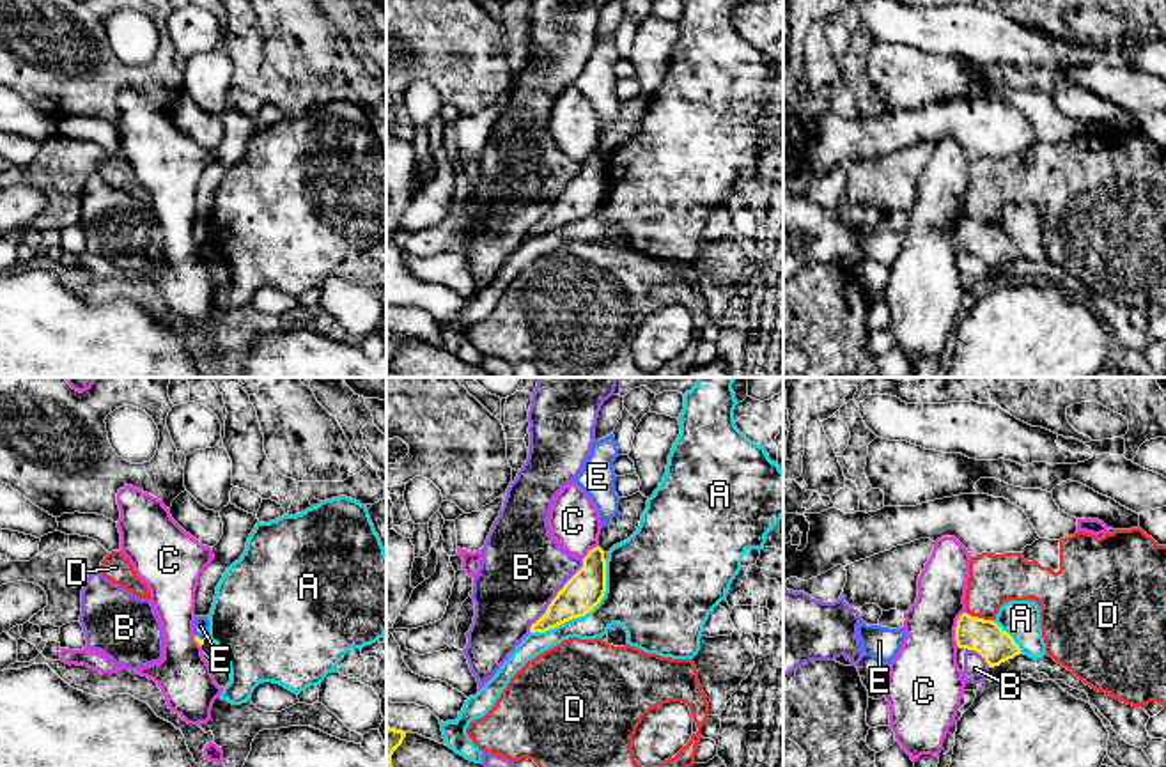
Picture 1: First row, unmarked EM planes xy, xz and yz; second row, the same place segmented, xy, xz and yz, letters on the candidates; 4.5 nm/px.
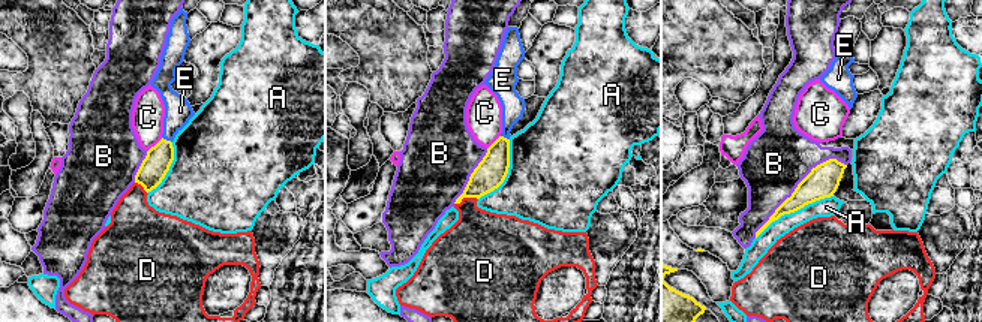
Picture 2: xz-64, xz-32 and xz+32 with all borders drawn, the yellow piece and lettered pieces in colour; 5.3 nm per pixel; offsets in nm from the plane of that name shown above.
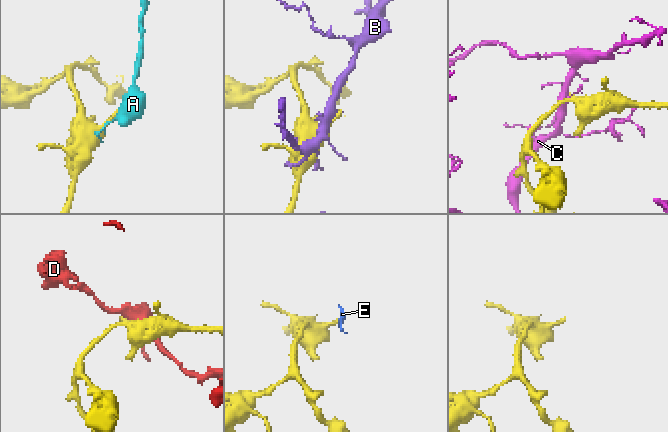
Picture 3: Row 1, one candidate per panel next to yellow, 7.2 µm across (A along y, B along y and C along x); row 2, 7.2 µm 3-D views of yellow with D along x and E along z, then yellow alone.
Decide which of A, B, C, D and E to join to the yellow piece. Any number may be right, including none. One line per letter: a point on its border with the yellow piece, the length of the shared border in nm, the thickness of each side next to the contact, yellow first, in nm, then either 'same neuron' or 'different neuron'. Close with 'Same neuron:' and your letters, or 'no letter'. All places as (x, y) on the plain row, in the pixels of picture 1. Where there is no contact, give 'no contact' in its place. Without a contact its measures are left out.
A: meets yellow in xz at (585, 216); contact 480 nm long; 170 nm thick on the yellow side, 300 nm on the other; different neuron
B: meets yellow in xz at (557, 199); contact 420 nm long; 170 nm thick on the yellow side, 380 nm on the other; different neuron
C: meets yellow in yz at (956, 232); contact 170 nm long; 160 nm thick on the yellow side, 300 nm on the other; different neuron
D: meets yellow in yz at (977, 220); contact 130 nm long; 160 nm thick on the yellow side, 220 nm on the other; different neuron
E: meets yellow in xy at (199, 241); contact 50 nm long; 30 nm thick on the yellow side, 80 nm on the other; same neuron
Same neuron: E

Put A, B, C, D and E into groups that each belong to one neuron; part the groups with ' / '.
A / B / C / D / E

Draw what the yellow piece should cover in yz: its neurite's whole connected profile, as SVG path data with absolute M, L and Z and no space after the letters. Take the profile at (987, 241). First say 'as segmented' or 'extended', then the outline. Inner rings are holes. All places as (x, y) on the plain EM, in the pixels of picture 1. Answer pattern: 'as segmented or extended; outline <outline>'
as segmented; outline M962 216L957 223L955 244L959 252L978 255L989 271L1022 257L1014 241L996 225L968 216Z

